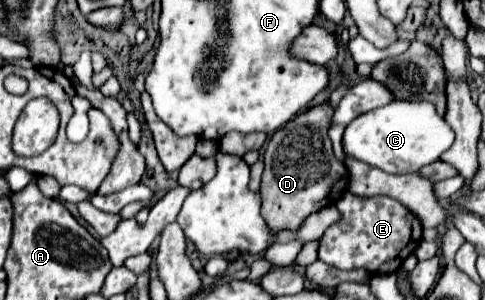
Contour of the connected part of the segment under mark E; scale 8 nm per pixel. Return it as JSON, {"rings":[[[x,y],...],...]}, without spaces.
{"rings":[[[344,193],[336,203],[342,219],[326,229],[320,239],[318,259],[338,269],[368,269],[370,273],[394,273],[402,261],[416,251],[422,241],[420,221],[398,201],[390,197],[358,197]]]}

